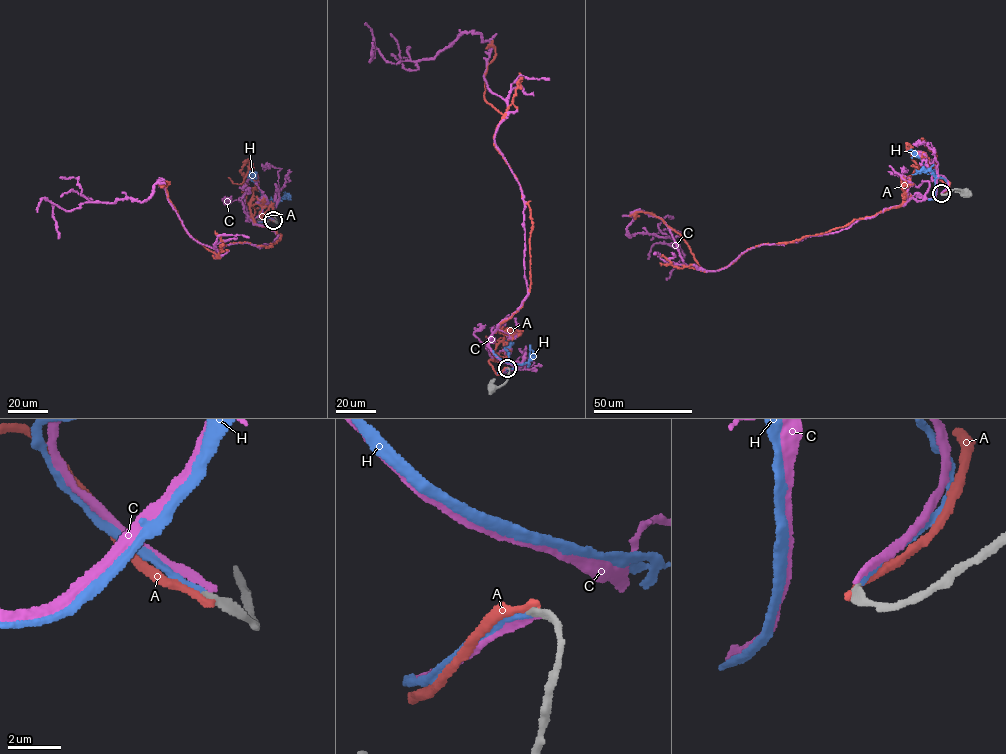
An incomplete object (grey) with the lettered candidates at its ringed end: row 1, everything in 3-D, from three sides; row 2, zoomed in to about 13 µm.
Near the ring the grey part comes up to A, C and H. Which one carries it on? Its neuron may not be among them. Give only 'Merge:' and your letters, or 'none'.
Merge: H

